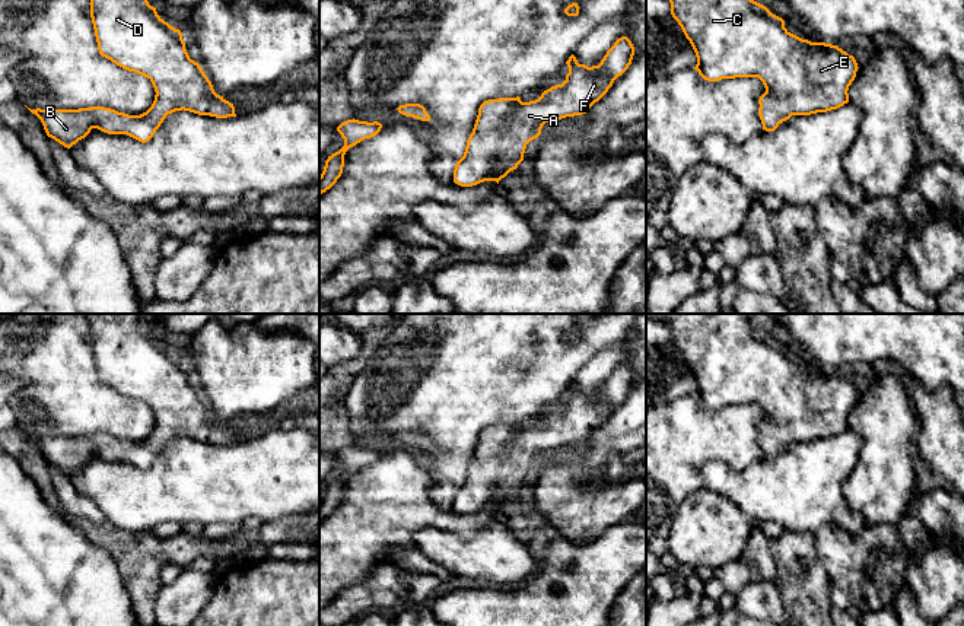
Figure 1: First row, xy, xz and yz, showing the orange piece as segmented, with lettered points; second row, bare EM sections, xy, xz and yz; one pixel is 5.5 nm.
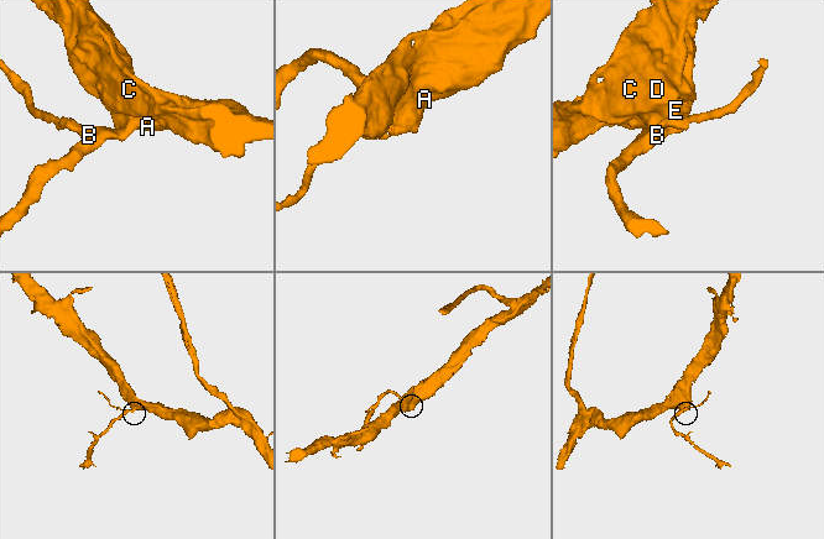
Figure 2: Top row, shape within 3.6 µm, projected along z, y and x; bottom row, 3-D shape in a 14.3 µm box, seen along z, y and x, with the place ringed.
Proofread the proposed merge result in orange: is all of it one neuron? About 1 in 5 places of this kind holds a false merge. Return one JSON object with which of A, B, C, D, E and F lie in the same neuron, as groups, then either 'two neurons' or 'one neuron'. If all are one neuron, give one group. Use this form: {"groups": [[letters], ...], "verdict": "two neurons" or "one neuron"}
{"groups": [["A", "B", "C", "D", "E", "F"]], "verdict": "one neuron"}

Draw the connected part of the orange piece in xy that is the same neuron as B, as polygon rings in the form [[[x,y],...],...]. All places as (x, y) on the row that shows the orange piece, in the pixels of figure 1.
[[[90,0],[89,4],[99,54],[128,72],[147,77],[156,92],[155,101],[140,115],[128,115],[104,107],[79,109],[28,108],[41,120],[48,137],[70,149],[85,139],[92,128],[98,128],[108,134],[127,134],[146,143],[166,115],[175,111],[184,109],[216,118],[236,117],[233,104],[214,92],[200,64],[190,58],[181,31],[165,22],[147,0]]]

